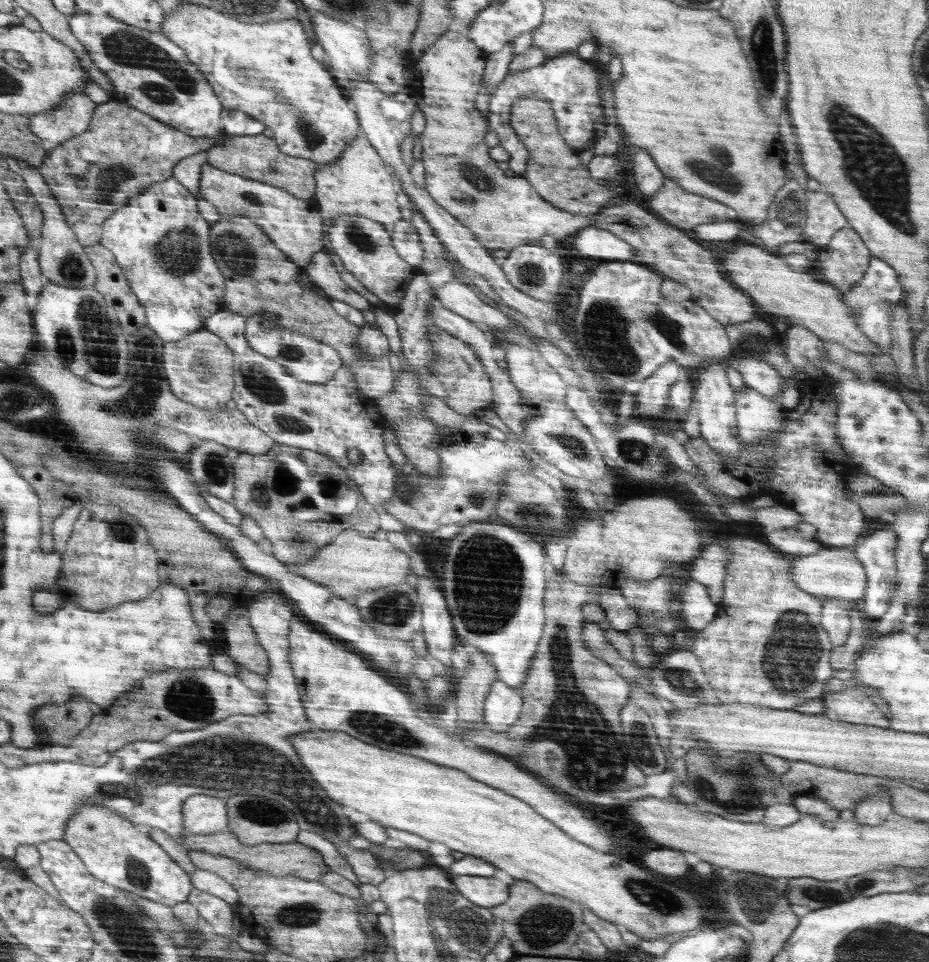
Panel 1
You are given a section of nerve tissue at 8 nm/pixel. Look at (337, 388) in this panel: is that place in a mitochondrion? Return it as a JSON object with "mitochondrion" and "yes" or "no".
{"mitochondrion":"no"}

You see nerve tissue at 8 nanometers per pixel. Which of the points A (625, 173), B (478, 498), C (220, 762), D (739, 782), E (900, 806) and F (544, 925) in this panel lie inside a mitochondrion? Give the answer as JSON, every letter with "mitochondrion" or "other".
{"A":"other","B":"mitochondrion","C":"mitochondrion","D":"mitochondrion","E":"other","F":"mitochondrion"}

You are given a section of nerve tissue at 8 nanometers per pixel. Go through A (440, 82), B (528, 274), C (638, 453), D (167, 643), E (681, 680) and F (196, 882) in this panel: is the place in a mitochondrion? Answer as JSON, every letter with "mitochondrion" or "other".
{"A":"other","B":"mitochondrion","C":"mitochondrion","D":"other","E":"mitochondrion","F":"other"}

